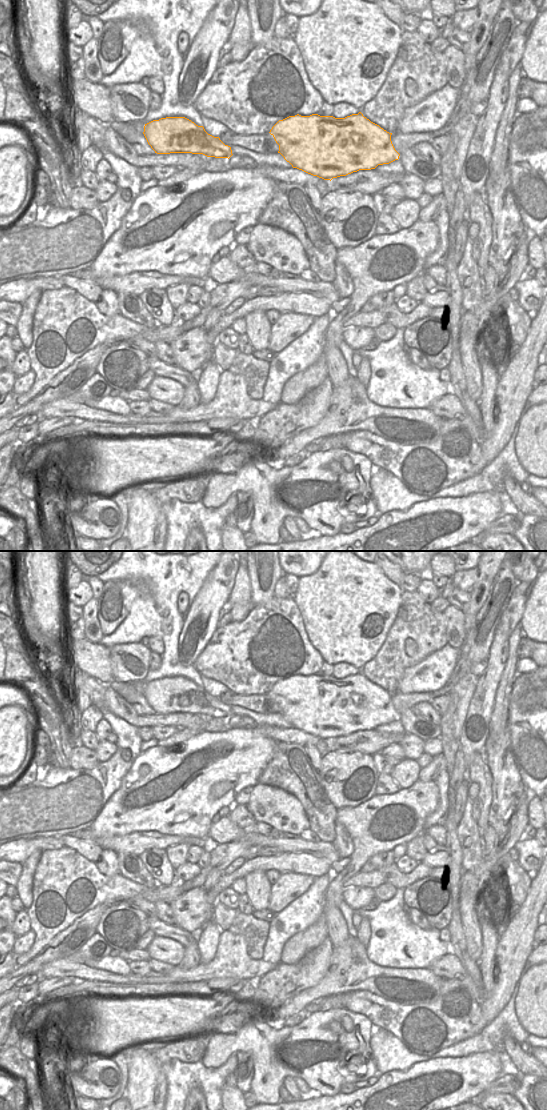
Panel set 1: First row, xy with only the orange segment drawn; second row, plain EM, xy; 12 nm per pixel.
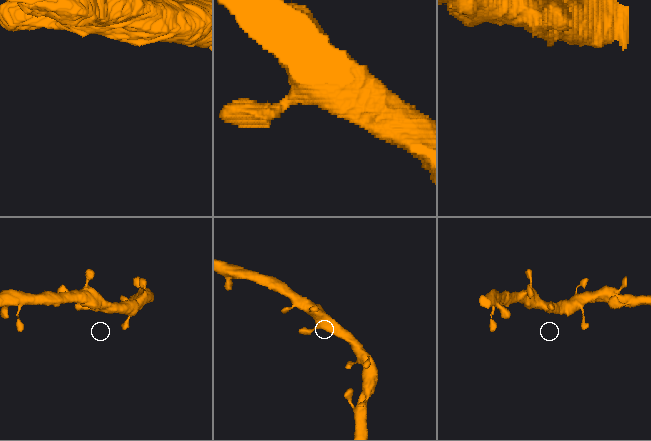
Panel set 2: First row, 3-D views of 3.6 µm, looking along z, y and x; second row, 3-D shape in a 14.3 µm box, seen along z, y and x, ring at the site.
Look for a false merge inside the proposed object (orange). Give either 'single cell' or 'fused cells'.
single cell

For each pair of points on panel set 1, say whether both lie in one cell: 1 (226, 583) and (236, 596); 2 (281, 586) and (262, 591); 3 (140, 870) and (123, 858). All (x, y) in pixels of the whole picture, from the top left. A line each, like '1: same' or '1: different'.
1: different
2: different
3: same

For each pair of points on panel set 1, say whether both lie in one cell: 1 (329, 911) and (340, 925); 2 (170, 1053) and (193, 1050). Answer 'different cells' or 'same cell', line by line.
1: same cell
2: same cell

